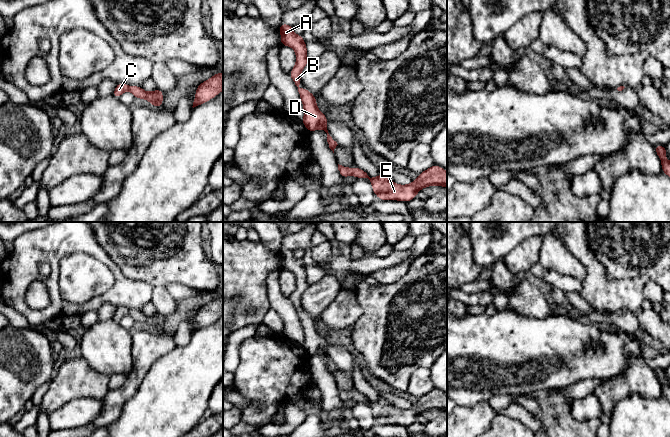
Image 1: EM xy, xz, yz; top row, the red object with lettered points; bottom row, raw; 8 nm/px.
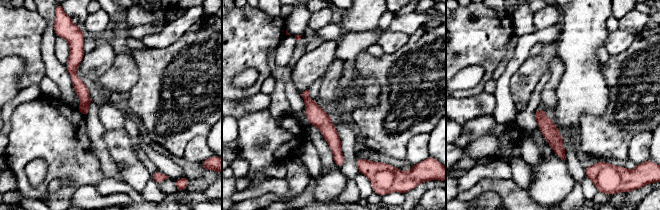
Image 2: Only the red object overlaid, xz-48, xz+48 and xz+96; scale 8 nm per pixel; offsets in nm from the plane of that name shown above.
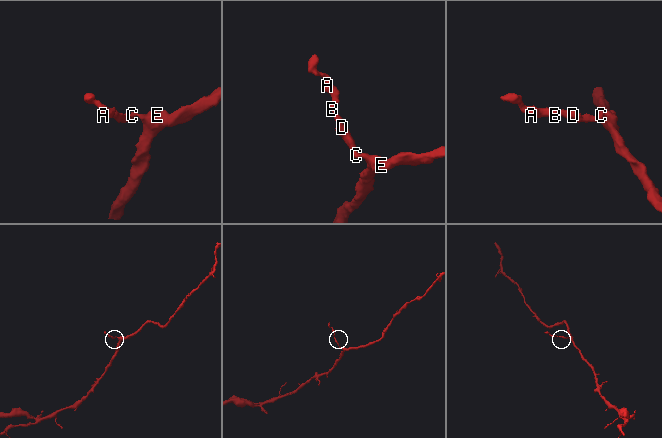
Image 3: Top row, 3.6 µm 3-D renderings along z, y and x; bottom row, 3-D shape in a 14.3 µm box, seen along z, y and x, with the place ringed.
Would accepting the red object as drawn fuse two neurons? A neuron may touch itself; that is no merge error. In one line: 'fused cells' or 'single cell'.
single cell

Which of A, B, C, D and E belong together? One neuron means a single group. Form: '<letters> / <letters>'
A B C D E

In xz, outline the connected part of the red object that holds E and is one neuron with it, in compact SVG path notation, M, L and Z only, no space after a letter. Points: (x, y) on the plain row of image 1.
M338 388L338 394L343 402L354 399L356 402L369 403L374 418L376 418L380 424L408 426L414 423L422 412L431 409L447 411L447 396L435 388L429 393L419 397L418 403L408 409L396 408L383 397L380 397L376 402L372 402L368 397L358 391L348 392Z

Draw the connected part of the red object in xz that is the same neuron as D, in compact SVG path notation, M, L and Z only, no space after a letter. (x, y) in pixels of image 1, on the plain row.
M281 247L279 254L281 256L281 268L289 270L296 276L296 288L290 295L289 299L293 306L298 311L298 316L302 324L304 332L304 342L302 347L305 349L309 356L317 353L322 353L327 357L327 366L329 372L333 375L338 369L337 366L329 359L327 354L327 341L318 334L314 318L310 317L307 313L300 312L300 304L303 292L309 286L307 283L306 267L303 265L302 259L295 259L293 256L294 250Z

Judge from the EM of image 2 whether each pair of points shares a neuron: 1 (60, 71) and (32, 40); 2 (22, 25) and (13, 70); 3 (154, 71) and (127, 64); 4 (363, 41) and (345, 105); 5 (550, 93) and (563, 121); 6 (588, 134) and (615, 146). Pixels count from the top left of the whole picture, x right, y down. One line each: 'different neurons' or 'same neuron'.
1: different neurons
2: different neurons
3: different neurons
4: same neuron
5: different neurons
6: same neuron

